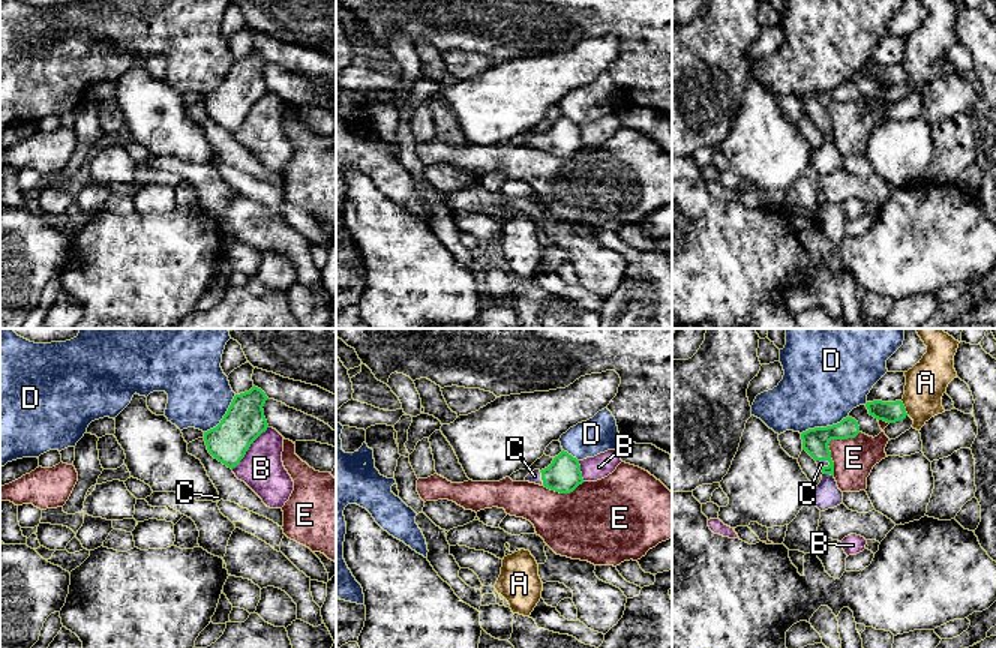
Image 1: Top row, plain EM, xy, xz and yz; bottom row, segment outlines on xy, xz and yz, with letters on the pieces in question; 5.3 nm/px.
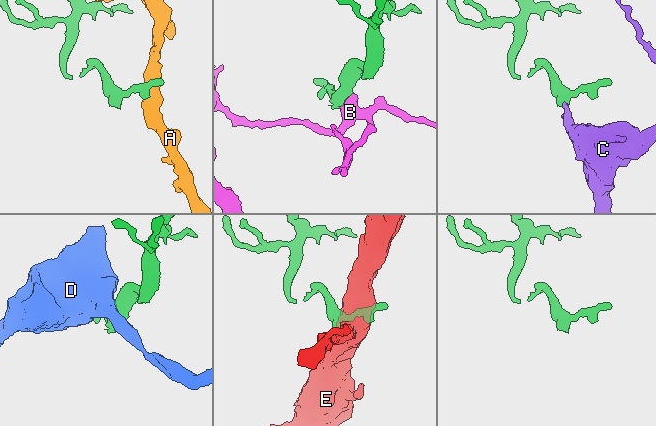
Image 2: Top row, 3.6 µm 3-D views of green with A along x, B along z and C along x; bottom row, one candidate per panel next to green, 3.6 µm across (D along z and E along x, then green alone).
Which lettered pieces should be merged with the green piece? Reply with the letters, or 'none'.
C

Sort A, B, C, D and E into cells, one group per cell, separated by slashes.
A / B / C / D / E

